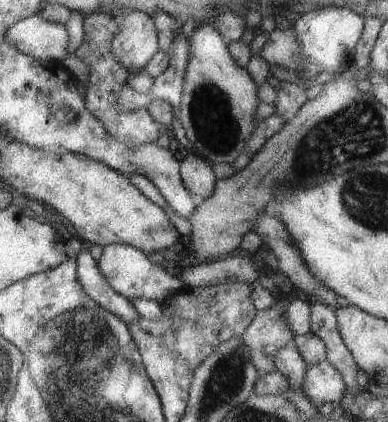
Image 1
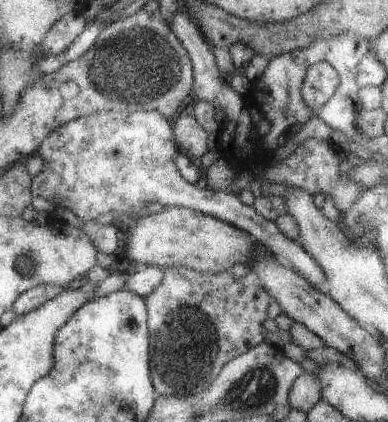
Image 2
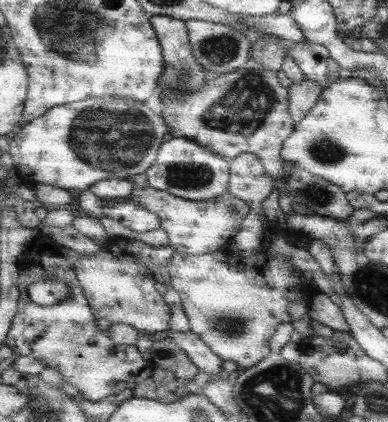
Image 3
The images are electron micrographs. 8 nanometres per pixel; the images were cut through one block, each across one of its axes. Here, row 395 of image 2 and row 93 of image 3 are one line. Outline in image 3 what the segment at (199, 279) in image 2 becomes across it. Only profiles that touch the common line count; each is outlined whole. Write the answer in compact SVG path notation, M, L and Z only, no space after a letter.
M153 16L153 28L159 36L161 42L161 52L165 56L165 68L159 80L159 96L161 100L165 98L187 98L189 94L203 92L203 88L209 82L209 72L203 68L197 58L193 56L193 46L191 46L191 36L189 36L189 26L185 20L177 20L173 16Z

